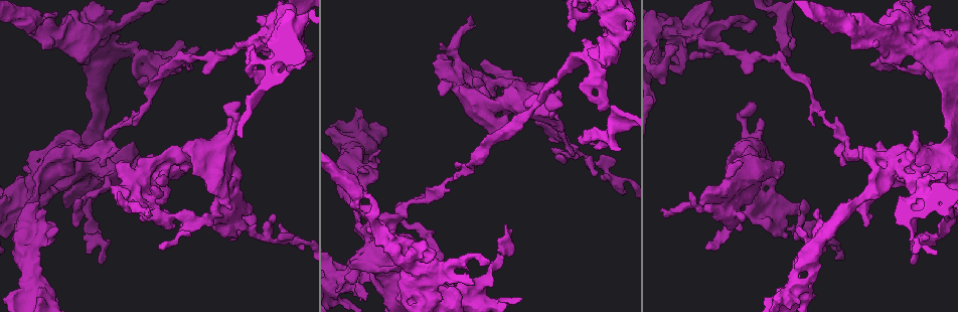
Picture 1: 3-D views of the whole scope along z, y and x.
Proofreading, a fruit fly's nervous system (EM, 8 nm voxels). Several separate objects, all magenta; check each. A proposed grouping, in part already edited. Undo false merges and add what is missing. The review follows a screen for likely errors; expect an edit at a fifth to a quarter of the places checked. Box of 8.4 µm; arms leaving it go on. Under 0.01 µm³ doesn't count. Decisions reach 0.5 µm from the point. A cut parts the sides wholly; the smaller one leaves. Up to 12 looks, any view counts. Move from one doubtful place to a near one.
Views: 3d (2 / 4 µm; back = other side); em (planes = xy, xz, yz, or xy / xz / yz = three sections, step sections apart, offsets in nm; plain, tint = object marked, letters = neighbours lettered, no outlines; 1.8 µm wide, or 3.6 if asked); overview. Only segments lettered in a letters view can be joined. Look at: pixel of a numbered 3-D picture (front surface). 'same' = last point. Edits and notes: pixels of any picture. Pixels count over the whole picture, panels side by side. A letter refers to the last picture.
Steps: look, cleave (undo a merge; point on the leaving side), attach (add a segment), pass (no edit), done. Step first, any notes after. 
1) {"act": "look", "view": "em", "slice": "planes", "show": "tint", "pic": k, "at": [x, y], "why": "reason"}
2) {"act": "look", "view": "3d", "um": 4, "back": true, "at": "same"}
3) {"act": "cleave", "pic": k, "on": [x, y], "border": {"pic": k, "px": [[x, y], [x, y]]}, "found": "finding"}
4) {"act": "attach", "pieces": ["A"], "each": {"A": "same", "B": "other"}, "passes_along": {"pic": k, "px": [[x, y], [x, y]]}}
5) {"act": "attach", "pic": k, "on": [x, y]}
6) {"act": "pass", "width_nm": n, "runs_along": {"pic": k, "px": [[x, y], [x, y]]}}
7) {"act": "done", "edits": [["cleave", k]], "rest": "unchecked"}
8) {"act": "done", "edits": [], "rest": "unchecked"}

{"act": "look", "view": "3d", "um": 2, "back": true, "pic": 1, "at": [560, 125], "why": "closes a loop"}

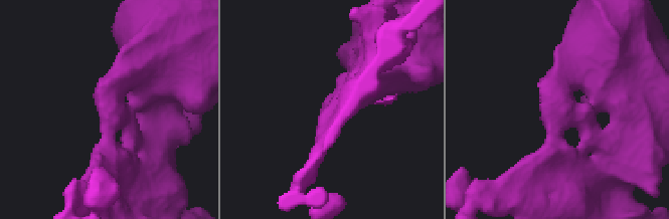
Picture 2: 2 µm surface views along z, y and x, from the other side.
{"act": "look", "view": "em", "slice": "xz", "step": 16, "show": "tint", "pic": 2, "at": [557, 135], "why": "shape alone is not enough"}

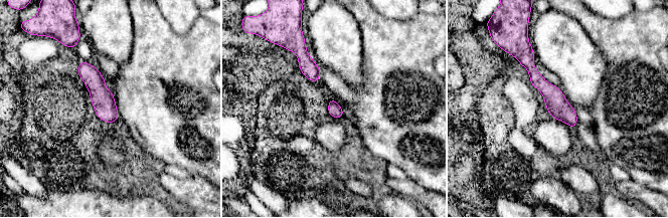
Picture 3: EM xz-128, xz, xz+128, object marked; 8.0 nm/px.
{"act": "look", "view": "em", "slice": "planes", "show": "letters", "at": "same"}

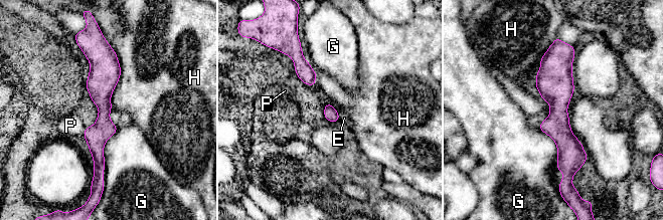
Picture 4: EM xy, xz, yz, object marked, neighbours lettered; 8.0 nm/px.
{"act": "attach", "pic": 4, "on": [70, 126], "each": {"E": "other", "G": "other", "H": "other", "P": "same"}, "found": "the neuron continues"}

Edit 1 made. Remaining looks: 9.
{"act": "look", "view": "3d", "um": 2, "pic": 1, "at": [614, 37], "why": "sudden change in width"}

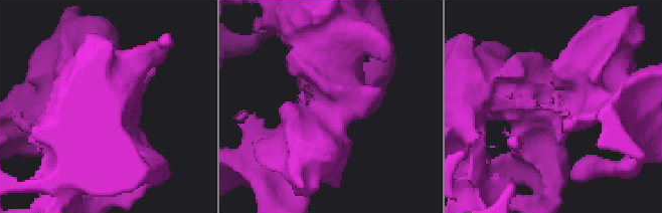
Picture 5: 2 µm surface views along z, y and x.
{"act": "look", "view": "em", "slice": "xz", "step": 4, "show": "tint", "pic": 5, "at": [326, 107], "arms": 4}

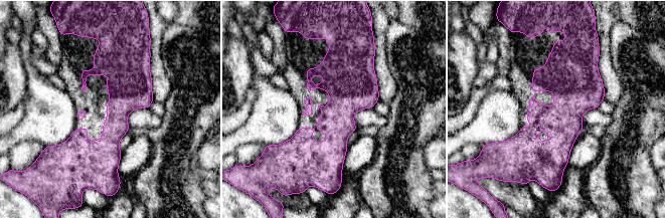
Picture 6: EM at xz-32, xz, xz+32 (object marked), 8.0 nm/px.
{"act": "look", "view": "em", "slice": "planes", "show": "letters", "at": "same"}

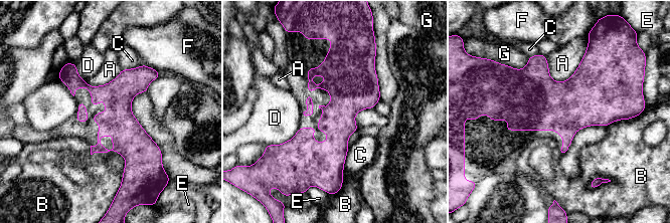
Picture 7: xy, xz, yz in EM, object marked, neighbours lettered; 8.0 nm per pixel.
{"act": "pass", "each": {"A": "other", "B": "other", "C": "other", "D": "other", "E": "other", "F": "other", "G": "other"}, "border": {"pic": 7, "px": [[630, 119], [613, 121], [607, 126]]}, "found": "continuous, no second neuron"}

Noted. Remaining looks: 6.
{"act": "look", "view": "em", "slice": "planes", "show": "letters", "pic": 1, "at": [661, 211], "why": "free end"}

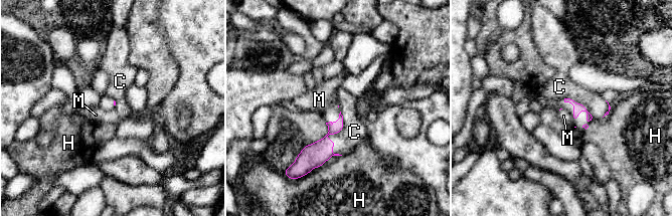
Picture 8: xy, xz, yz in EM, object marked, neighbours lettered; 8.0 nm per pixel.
{"act": "attach", "pic": 8, "on": [354, 132], "each": {"C": "same", "H": "other", "M": "other"}, "passes_along": {"pic": 8, "px": [[314, 155], [328, 135], [354, 132]]}, "found": "it goes on there"}

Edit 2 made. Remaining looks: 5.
{"act": "look", "view": "3d", "um": 2, "pic": 1, "at": [454, 176], "why": "a narrow waist"}

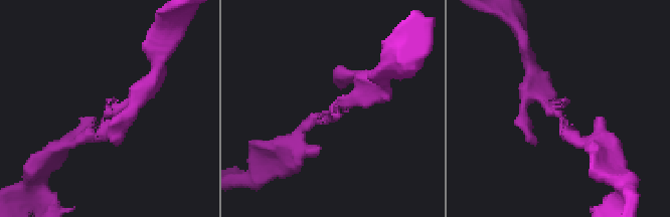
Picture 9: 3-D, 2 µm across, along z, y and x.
{"act": "look", "view": "em", "slice": "xz", "step": 4, "show": "letters", "pic": 9, "at": [560, 116]}

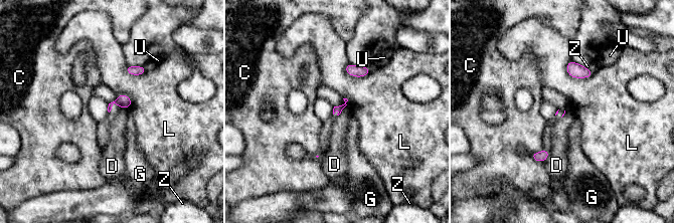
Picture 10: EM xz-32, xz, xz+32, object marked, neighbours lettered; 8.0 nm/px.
{"act": "cleave", "pic": 10, "on": [123, 98], "width_nm": 30, "each": {"C": "other", "D": "other", "G": "other", "L": "other", "U": "other", "Z": "other"}, "border": {"pic": 10, "px": [[116, 99], [124, 106]]}, "found": "two neurons meet here"}

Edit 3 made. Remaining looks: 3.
{"act": "look", "view": "em", "slice": "yz", "step": 4, "show": "tint", "pic": 1, "at": [31, 190], "why": "sharp bend"}

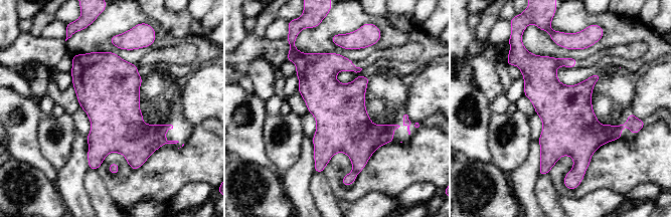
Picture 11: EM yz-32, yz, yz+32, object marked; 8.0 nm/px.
{"act": "look", "view": "em", "slice": "planes", "show": "tint", "at": "same", "why": "cut it another way"}

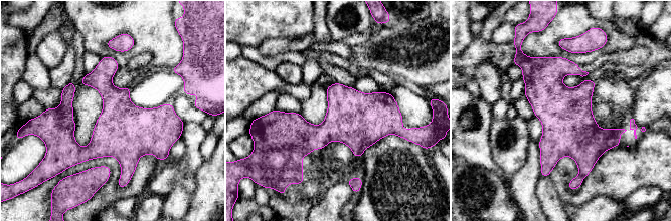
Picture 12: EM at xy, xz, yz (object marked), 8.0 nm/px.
{"act": "look", "view": "em", "slice": "planes", "show": "letters", "at": "same", "why": "see the neighbours"}

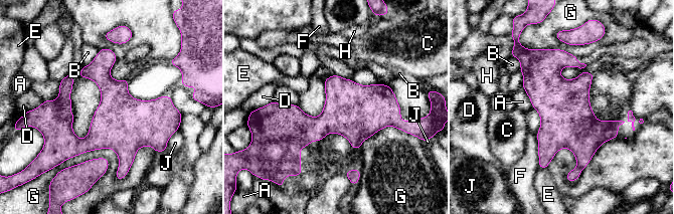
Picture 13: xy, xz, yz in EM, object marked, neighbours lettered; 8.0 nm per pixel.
{"act": "pass", "longest_contact_nm": ["G", 400], "each": {"A": "other", "B": "other", "C": "other", "D": "other", "E": "other", "F": "other", "G": "other", "H": "other", "J": "other"}, "border": {"pic": 13, "px": [[521, 85], [532, 106]]}, "found": "one neuron here"}

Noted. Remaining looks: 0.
{"act": "done", "edits": [["attach", 4], ["attach", 8], ["cleave", 10]], "rest": "unchecked"}

